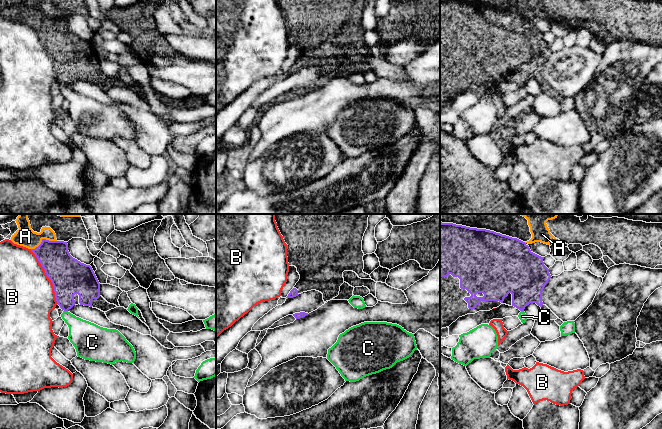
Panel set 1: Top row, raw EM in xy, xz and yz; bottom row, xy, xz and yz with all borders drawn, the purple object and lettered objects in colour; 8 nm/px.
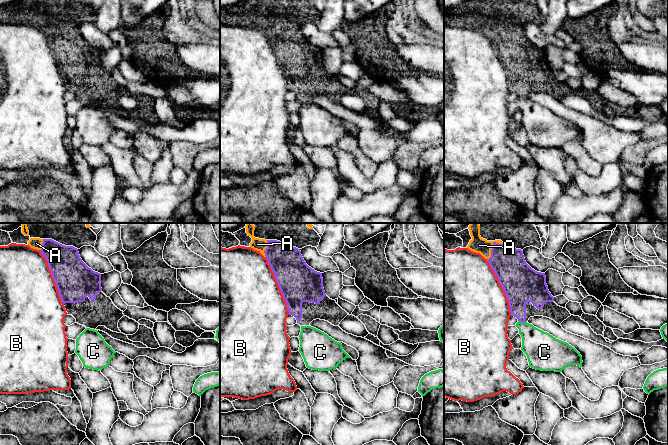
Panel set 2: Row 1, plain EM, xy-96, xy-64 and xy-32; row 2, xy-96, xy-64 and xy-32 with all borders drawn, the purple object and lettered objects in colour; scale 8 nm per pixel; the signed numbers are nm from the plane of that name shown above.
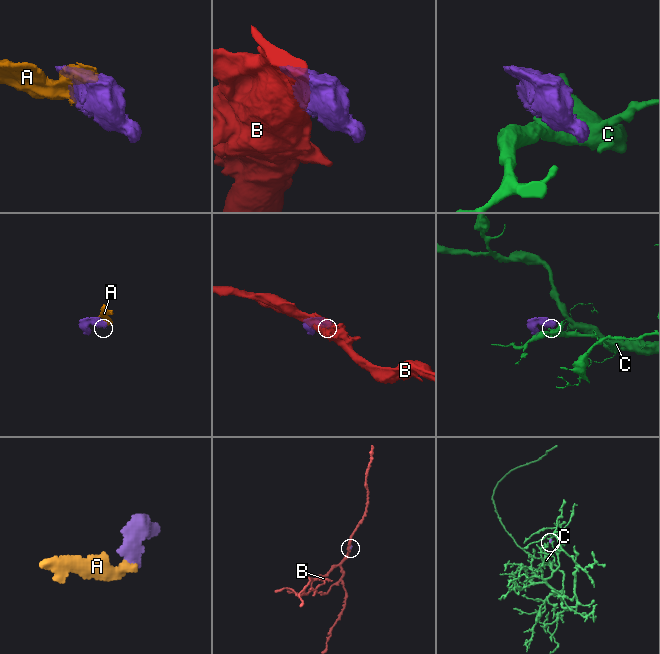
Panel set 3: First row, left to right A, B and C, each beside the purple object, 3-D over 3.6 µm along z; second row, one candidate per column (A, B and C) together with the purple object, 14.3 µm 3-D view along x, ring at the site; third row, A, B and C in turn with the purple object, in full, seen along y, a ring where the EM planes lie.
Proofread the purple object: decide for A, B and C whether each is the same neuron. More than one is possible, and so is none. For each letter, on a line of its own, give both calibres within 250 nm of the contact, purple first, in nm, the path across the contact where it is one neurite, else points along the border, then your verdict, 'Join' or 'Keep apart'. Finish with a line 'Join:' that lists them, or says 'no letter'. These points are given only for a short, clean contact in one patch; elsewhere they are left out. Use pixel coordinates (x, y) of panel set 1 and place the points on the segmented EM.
A: Thickness 240 nm (purple) against 160 nm. Join
B: Thickness 300 nm (purple) against 440 nm. Keep apart
C: Thickness 260 nm (purple) against 240 nm. Boundary: xy (64, 310), (67, 311). Keep apart
Join: A

